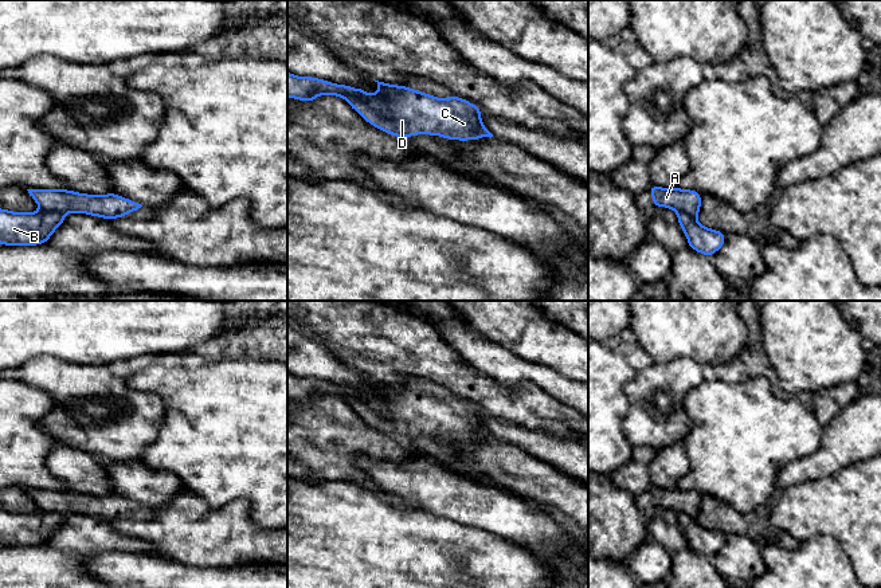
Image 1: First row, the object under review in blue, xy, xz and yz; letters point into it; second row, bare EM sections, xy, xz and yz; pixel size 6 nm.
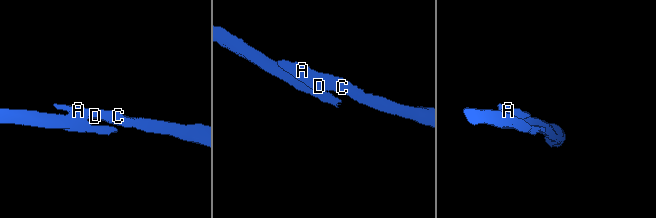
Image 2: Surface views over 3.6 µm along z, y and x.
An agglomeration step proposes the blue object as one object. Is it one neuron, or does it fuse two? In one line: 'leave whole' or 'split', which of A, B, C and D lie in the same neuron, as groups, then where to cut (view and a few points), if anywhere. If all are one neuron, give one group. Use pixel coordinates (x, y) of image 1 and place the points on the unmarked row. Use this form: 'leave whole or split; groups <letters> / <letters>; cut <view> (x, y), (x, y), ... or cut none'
split; groups A C D / B; cut xy (40, 509), (63, 514)

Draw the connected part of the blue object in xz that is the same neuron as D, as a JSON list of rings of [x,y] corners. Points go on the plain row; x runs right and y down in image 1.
[[[375,381],[377,393],[369,395],[356,388],[357,399],[348,399],[349,407],[357,412],[369,426],[399,439],[419,435],[440,436],[446,440],[469,442],[493,435],[483,427],[481,409],[461,397],[438,399],[431,395],[412,391],[408,387],[389,385]]]

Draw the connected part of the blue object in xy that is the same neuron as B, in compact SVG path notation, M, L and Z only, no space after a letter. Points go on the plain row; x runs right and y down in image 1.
M0 509L0 545L38 546L46 545L64 522L64 514L50 511L12 513Z

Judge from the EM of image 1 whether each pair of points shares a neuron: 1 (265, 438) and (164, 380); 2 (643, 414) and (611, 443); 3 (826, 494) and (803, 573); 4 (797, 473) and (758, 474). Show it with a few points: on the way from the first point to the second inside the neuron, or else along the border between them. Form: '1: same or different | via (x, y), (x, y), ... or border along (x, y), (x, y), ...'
1: same | via (239, 428), (231, 428), (190, 396)
2: different | border along (626, 400), (623, 432), (634, 446)
3: different | border along (801, 540), (830, 534), (844, 549)
4: different | border along (805, 457), (790, 461), (779, 471), (779, 489)

